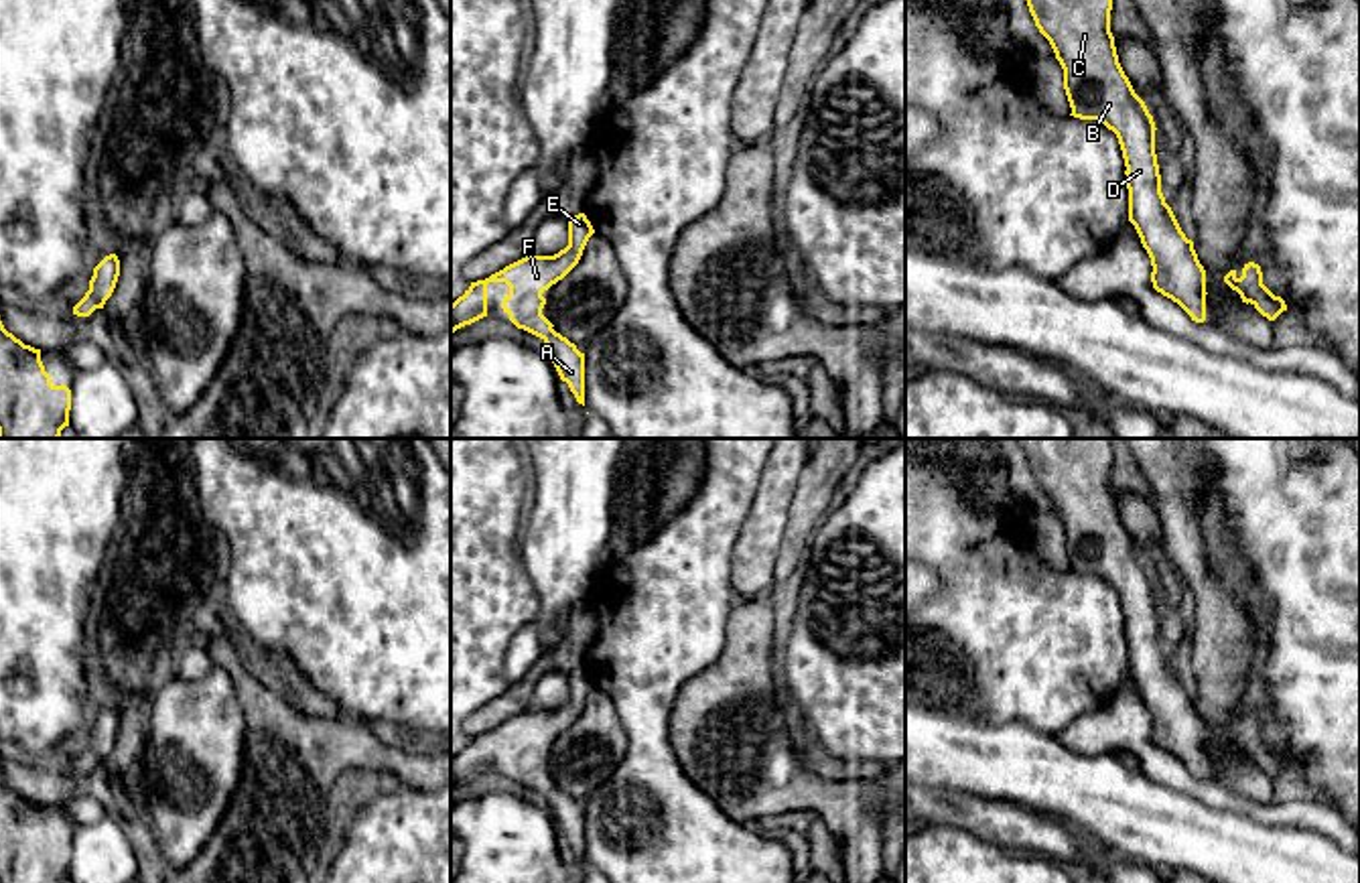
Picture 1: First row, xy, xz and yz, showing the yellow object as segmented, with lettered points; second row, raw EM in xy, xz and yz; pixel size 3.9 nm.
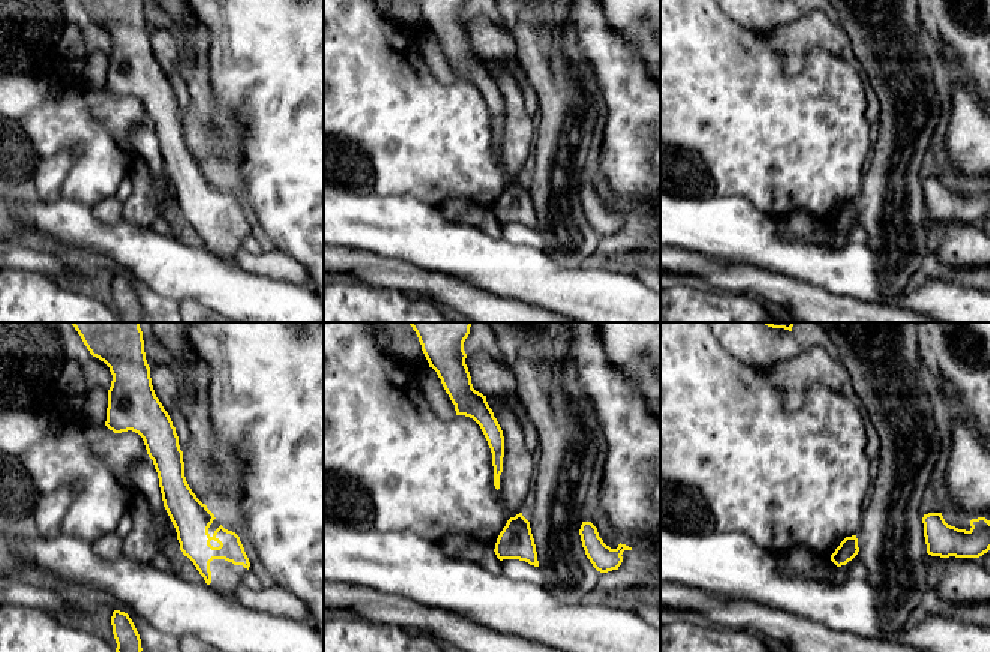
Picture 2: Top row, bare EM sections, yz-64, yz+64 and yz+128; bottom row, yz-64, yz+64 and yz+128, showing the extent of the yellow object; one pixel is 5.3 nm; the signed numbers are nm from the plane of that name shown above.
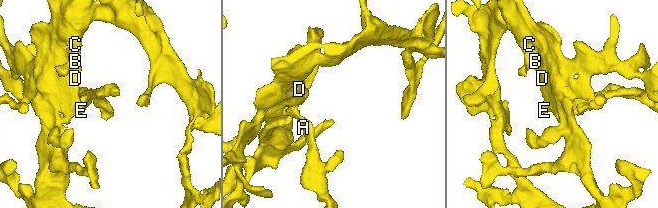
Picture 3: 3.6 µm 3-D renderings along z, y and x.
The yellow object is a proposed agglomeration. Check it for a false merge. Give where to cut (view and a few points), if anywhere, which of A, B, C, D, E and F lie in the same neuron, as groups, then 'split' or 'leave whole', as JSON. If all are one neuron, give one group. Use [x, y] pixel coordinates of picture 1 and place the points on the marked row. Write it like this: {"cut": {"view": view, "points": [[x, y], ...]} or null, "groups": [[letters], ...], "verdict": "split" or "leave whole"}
{"cut": null, "groups": [["A", "B", "C", "D", "E", "F"]], "verdict": "leave whole"}

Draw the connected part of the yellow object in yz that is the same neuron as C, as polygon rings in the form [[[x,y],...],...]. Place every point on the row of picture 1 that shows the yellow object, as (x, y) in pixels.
[[[1027,0],[1064,69],[1074,118],[1096,120],[1118,138],[1129,221],[1151,258],[1151,282],[1196,323],[1206,321],[1206,270],[1161,193],[1155,122],[1125,75],[1110,32],[1112,0]]]

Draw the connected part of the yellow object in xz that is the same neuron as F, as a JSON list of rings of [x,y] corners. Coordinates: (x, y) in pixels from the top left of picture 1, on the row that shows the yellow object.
[[[579,213],[568,219],[568,246],[560,250],[554,256],[526,256],[503,270],[491,274],[485,280],[471,282],[471,286],[465,290],[463,296],[459,296],[451,304],[451,333],[457,329],[471,325],[483,317],[487,317],[487,284],[489,282],[505,282],[509,286],[509,292],[505,294],[501,309],[509,315],[509,321],[536,337],[540,337],[548,351],[550,361],[554,363],[558,376],[562,382],[568,384],[570,392],[574,394],[576,402],[585,406],[585,353],[576,349],[574,343],[570,343],[566,337],[556,333],[552,323],[542,315],[542,309],[546,304],[546,298],[542,296],[544,290],[548,290],[552,284],[562,280],[581,260],[583,250],[589,242],[589,237],[595,233],[591,221],[585,213]]]

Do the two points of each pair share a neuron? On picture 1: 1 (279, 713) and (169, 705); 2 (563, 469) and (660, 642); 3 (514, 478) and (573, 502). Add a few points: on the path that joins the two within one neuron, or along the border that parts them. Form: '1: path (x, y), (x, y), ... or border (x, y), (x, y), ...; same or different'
1: border (222, 668), (244, 719), (244, 760); different
2: border (609, 561), (585, 597); different
3: border (526, 459), (530, 490), (520, 530); different

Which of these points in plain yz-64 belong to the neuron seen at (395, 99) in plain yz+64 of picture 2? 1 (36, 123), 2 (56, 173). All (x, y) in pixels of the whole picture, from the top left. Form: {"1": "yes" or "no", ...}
{"1": "yes", "2": "no"}

